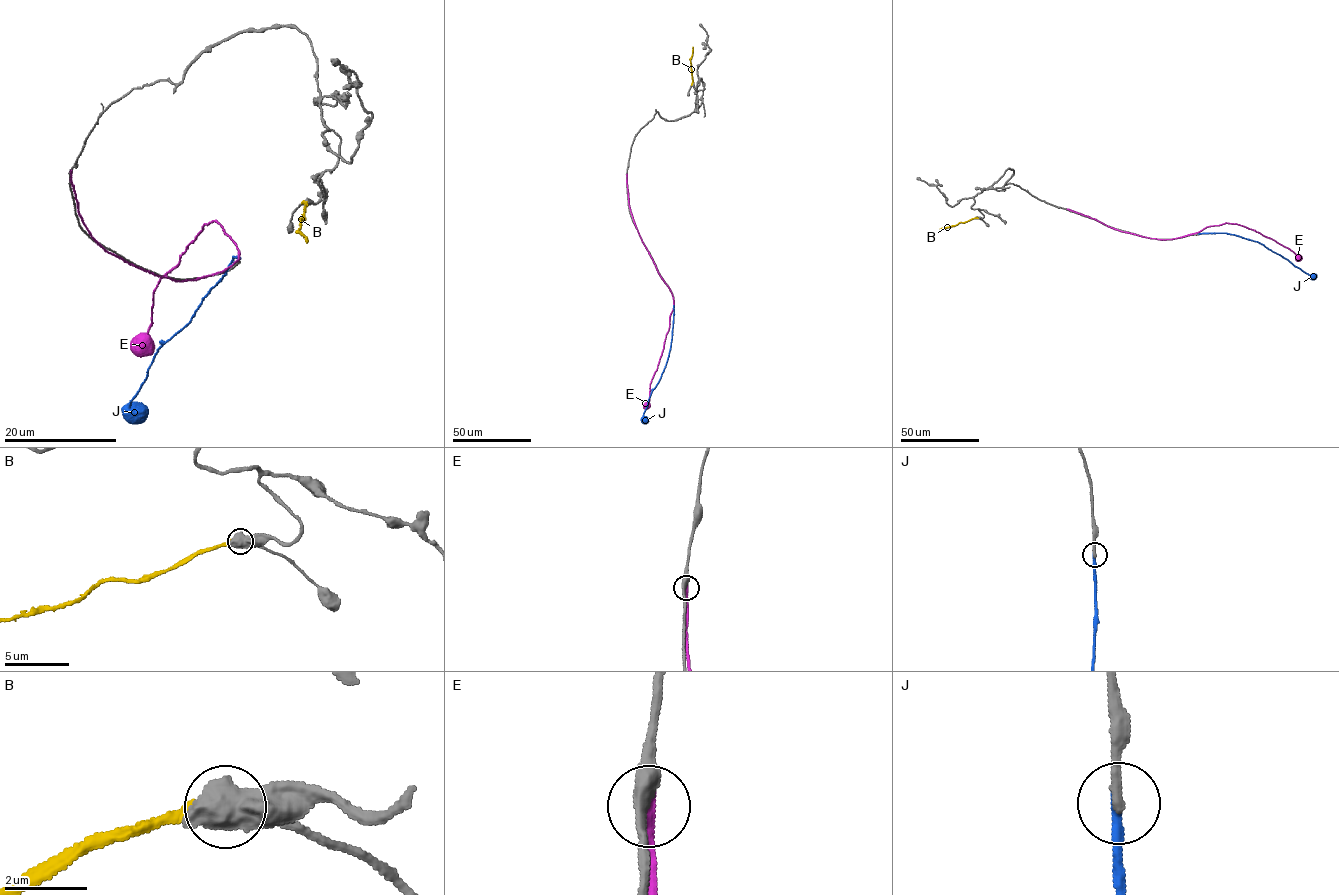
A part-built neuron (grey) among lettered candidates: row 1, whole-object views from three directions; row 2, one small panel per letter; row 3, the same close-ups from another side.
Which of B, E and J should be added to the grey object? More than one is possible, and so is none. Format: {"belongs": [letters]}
{"belongs": []}

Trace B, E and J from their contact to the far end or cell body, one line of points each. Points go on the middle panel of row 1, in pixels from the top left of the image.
B: (692, 83), (692, 47)
E: (626, 174), (633, 221), (674, 303), (663, 349), (650, 384), (649, 405), (646, 406)
J: (674, 306), (669, 356), (644, 412), (643, 421), (646, 423)

